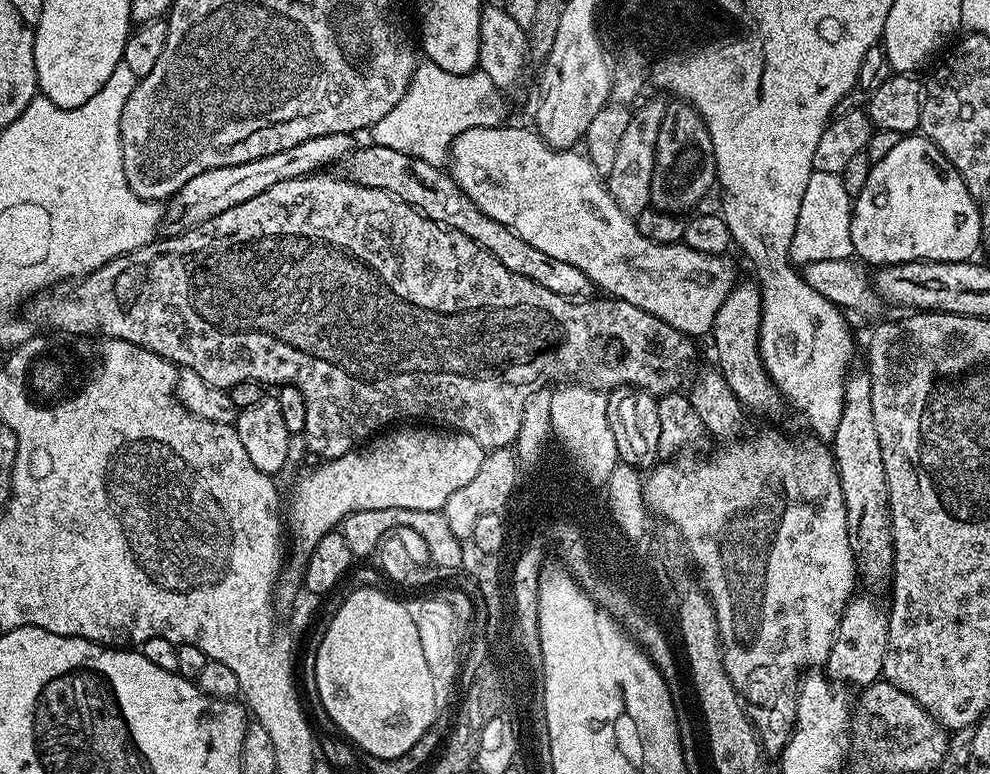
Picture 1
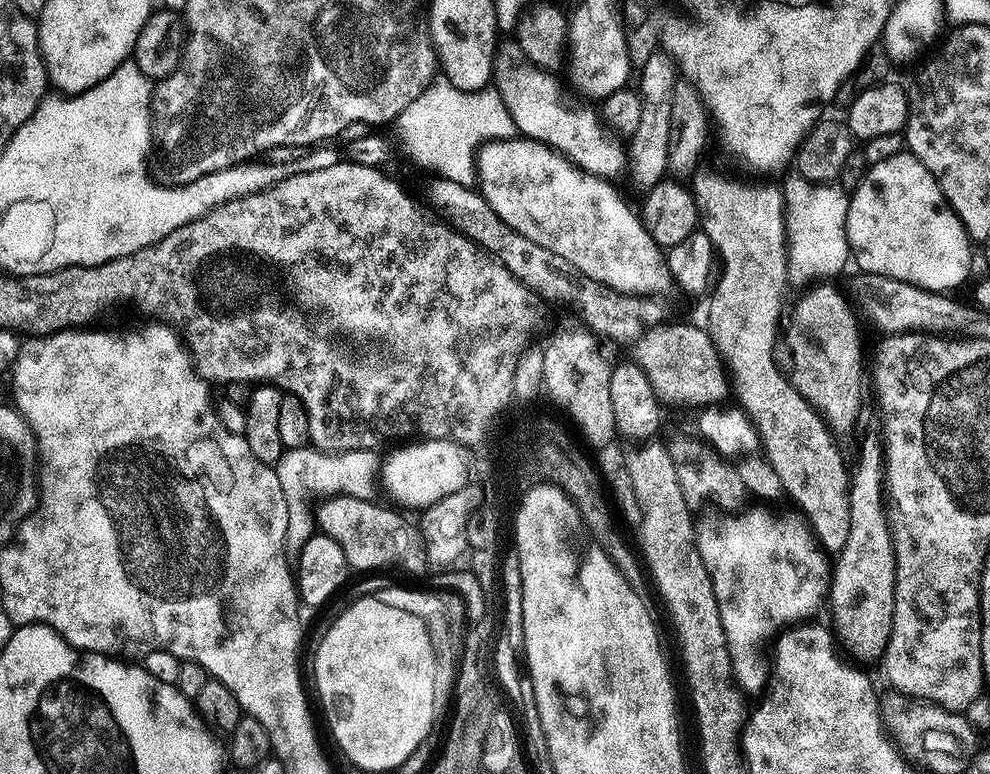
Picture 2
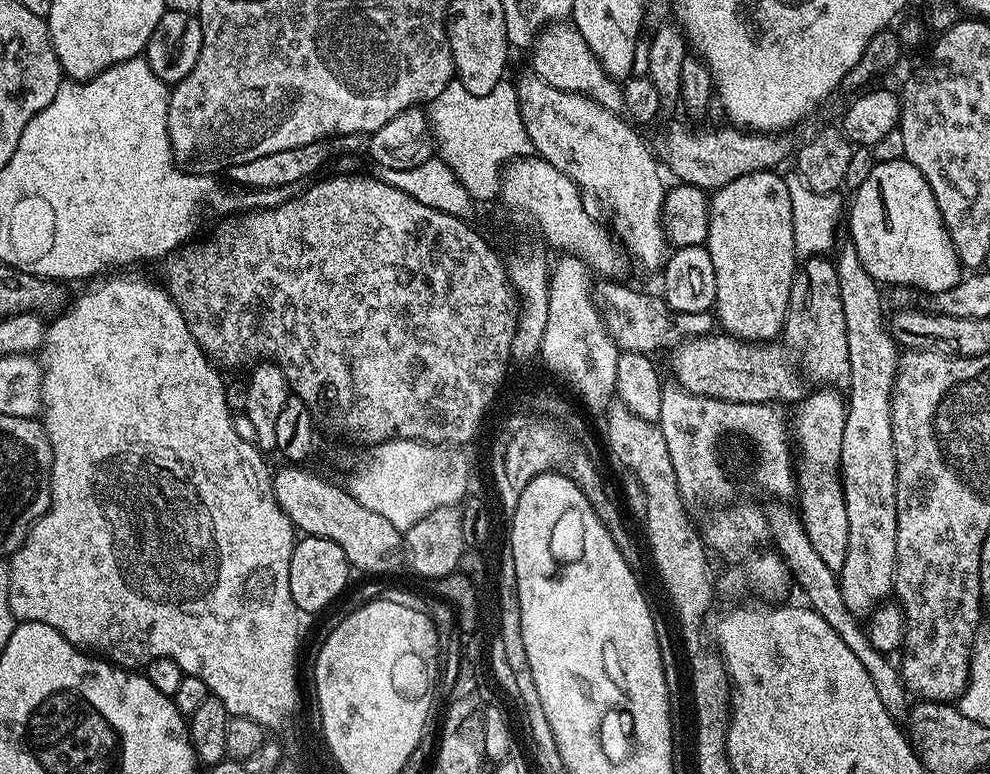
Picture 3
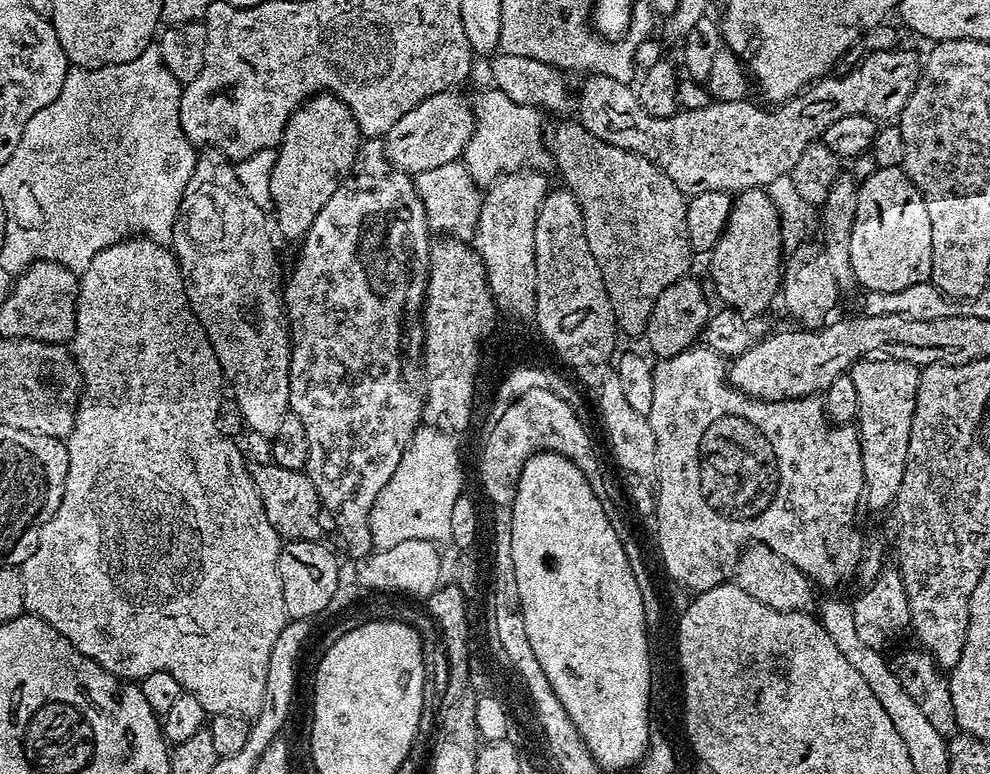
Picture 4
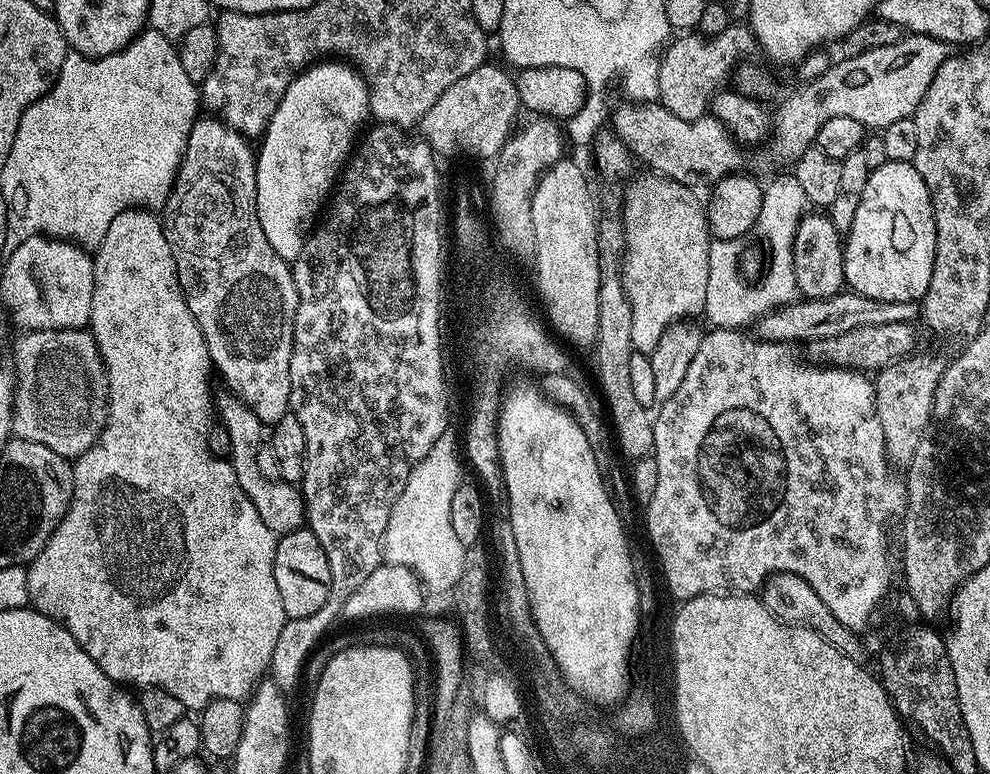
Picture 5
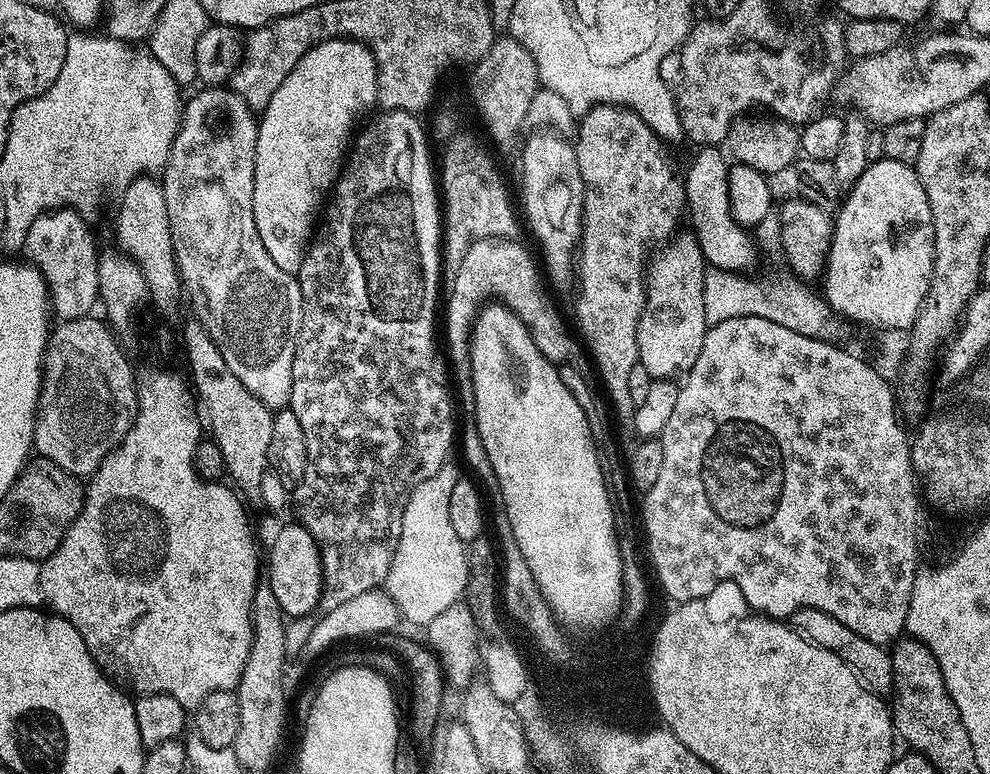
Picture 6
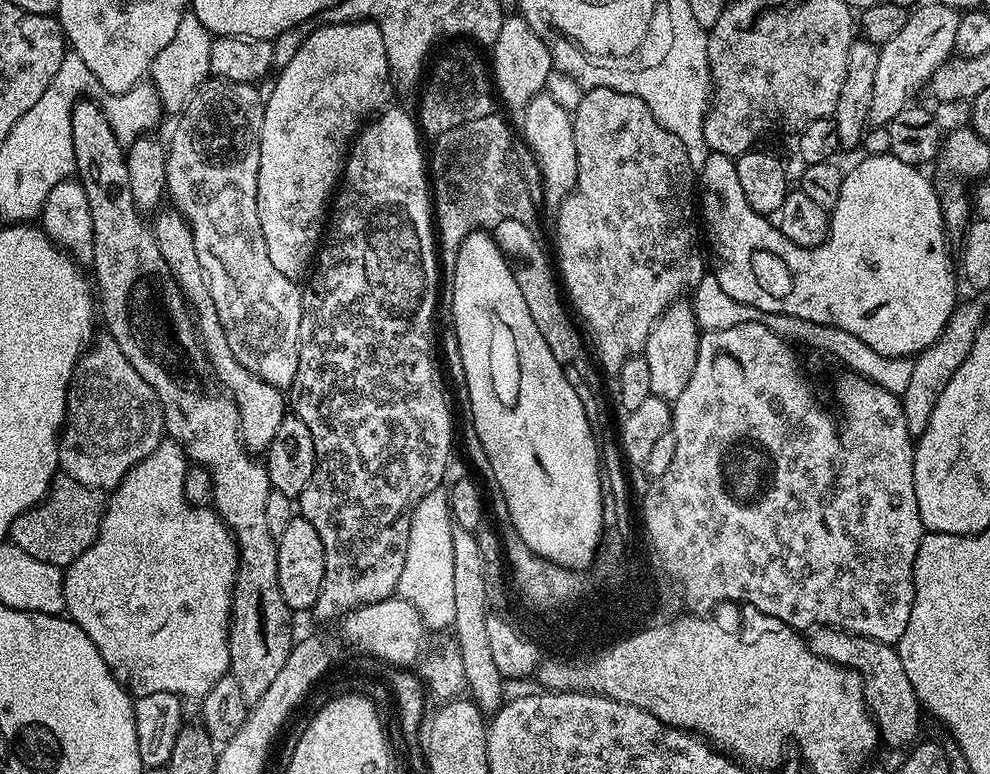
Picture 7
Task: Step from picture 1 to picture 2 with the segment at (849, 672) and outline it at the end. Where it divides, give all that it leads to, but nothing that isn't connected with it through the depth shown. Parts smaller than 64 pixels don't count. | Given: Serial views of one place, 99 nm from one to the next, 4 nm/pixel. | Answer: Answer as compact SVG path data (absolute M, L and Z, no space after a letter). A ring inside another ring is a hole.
M879 443L865 446L860 465L856 472L854 468L851 473L848 496L850 532L846 544L835 553L830 568L828 600L830 608L832 604L831 627L839 647L845 653L848 651L853 661L861 660L856 662L864 665L884 659L892 633L896 597L896 559L892 532L888 528L882 448Z

